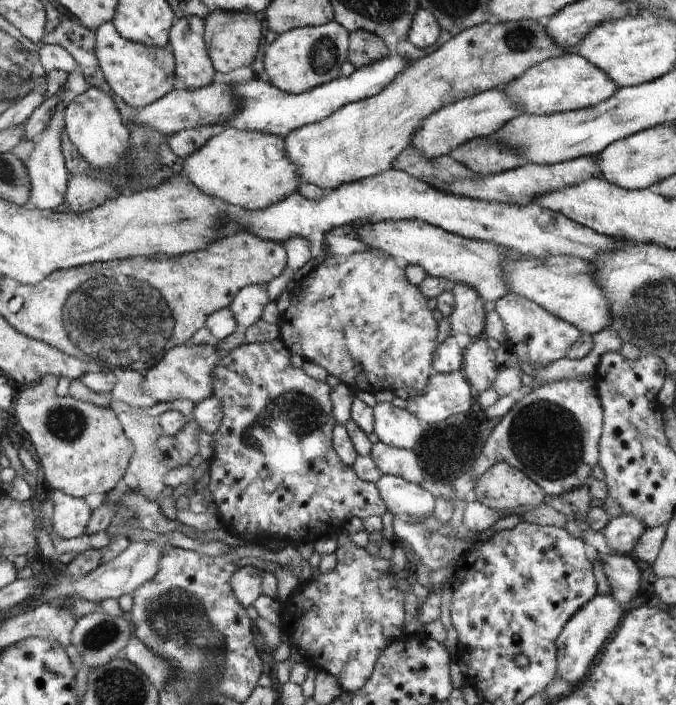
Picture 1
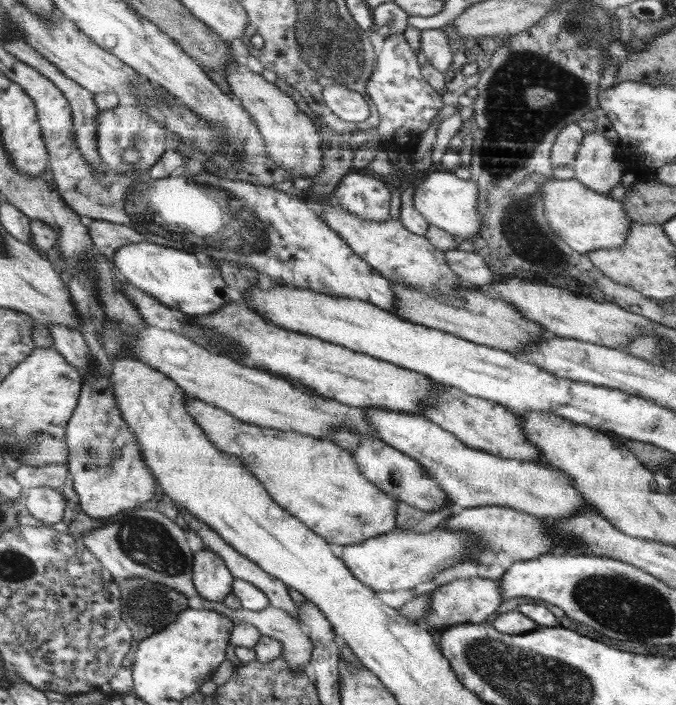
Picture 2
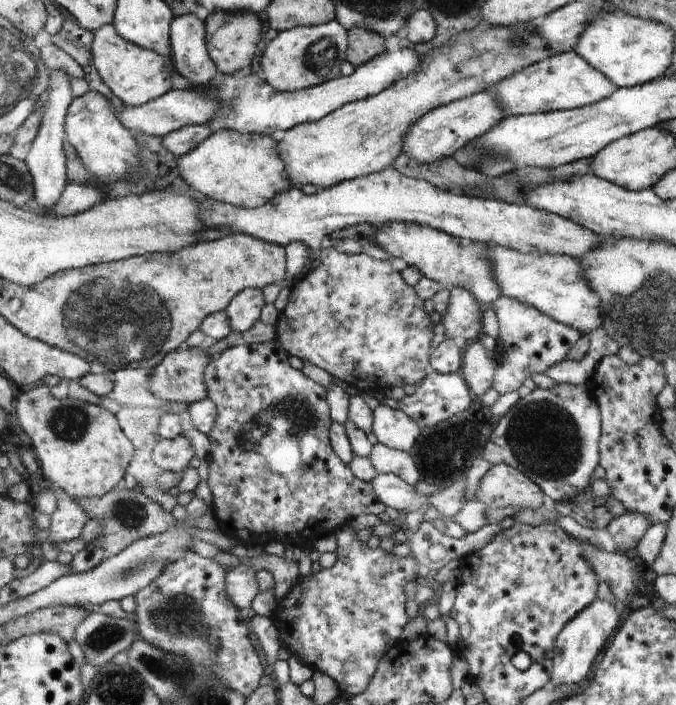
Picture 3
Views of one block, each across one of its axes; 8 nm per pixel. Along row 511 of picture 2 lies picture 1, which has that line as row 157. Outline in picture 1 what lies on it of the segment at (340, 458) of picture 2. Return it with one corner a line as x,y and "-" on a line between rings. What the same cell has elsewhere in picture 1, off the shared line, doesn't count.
536,20
482,23
457,34
431,54
410,61
409,68
380,93
343,106
324,121
302,126
282,138
289,158
301,171
302,184
334,190
392,168
425,125
426,118
444,106
482,91
503,89
541,62
577,52
578,46
554,42
549,31

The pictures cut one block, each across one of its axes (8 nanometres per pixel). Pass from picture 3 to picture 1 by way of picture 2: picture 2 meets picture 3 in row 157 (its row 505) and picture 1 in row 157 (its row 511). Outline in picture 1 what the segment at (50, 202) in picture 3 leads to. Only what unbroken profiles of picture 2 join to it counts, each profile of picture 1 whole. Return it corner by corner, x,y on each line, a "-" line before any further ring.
70,91
60,94
60,100
62,100
62,102
60,102
58,108
56,108
54,120
52,120
50,128
46,131
46,136
41,142
36,144
31,157
26,162
33,182
33,197
31,198
31,202
40,209
55,211
67,203
68,182
70,182
72,174
67,165
63,140
64,130
66,130
65,112
73,99
74,96

